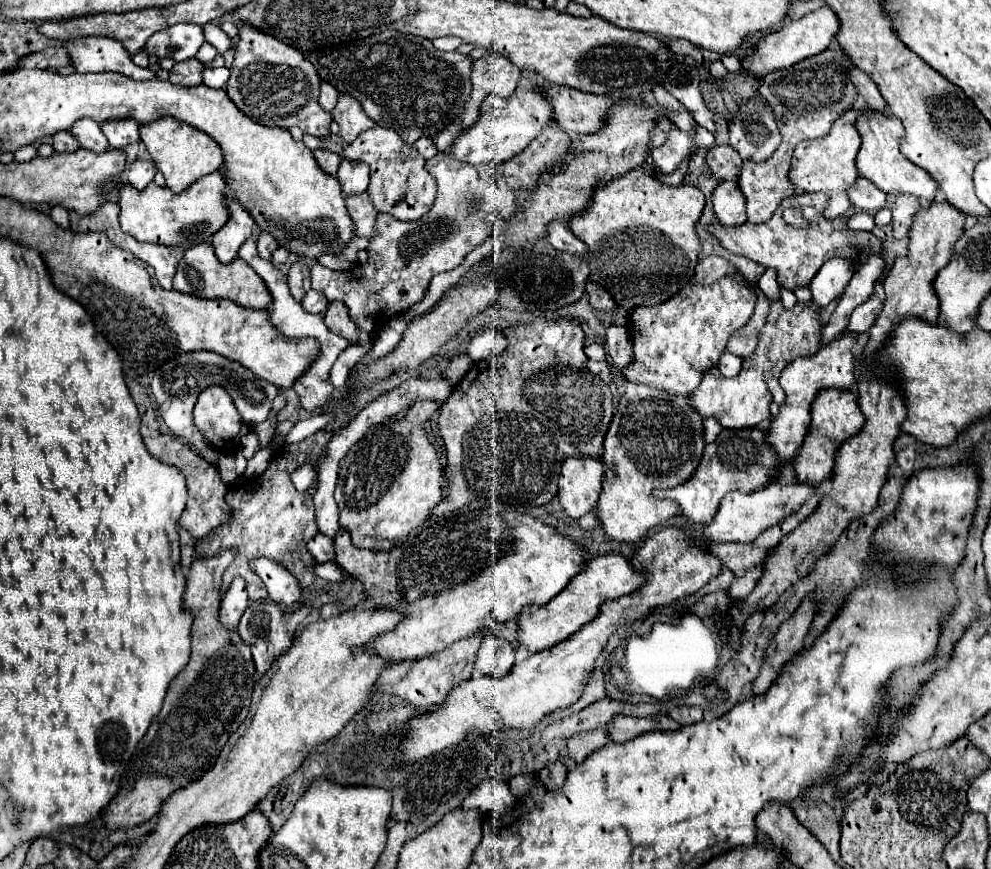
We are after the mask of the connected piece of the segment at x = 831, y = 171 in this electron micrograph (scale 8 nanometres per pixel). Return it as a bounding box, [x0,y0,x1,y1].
[789,109,871,219]

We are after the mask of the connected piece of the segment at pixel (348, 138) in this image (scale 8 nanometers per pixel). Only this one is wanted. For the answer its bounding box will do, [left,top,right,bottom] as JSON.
[333,95,375,143]

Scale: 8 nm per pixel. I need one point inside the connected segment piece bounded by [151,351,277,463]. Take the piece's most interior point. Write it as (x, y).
(176, 384)

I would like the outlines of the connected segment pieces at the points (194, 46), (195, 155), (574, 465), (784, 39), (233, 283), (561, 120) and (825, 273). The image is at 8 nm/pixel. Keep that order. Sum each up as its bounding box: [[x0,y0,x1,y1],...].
[[145,23,205,61],[141,117,223,193],[557,457,603,519],[741,5,839,75],[173,243,273,309],[545,85,611,133],[809,257,853,307]]

